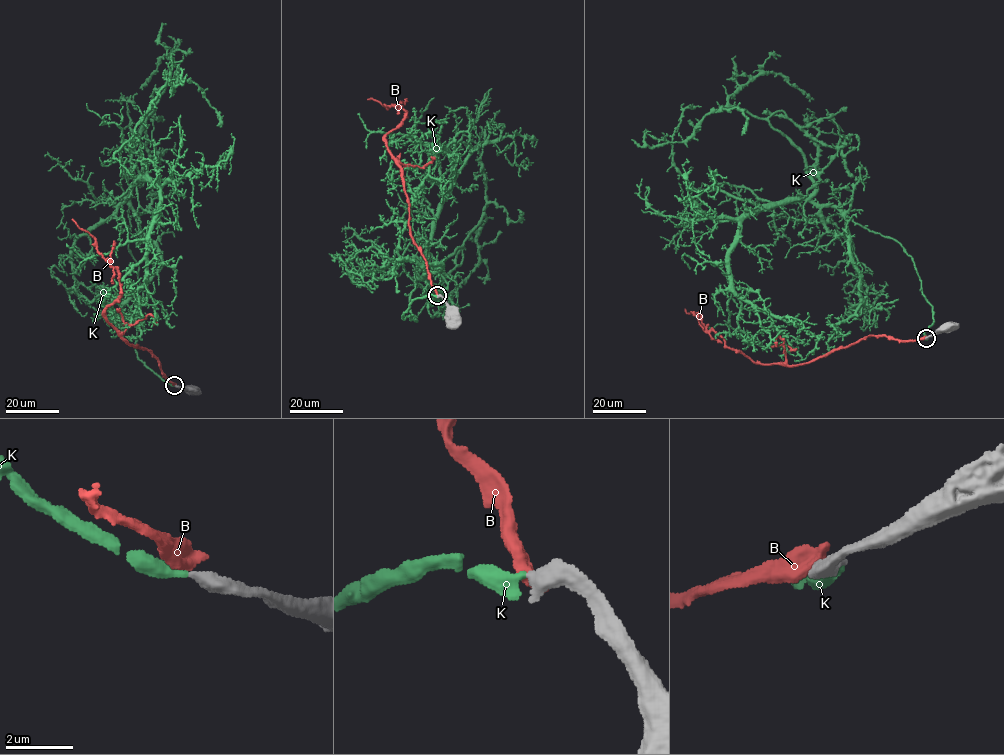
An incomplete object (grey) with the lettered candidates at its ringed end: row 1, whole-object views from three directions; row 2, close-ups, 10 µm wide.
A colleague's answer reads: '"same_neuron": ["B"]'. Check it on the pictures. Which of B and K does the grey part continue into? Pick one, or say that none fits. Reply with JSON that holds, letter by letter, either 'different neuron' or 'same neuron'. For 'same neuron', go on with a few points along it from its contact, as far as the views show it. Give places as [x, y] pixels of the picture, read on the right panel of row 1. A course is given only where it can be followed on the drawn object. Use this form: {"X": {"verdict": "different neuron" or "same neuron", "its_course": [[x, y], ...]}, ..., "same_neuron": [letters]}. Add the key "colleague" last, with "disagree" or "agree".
{"B": {"verdict": "different neuron"}, "K": {"verdict": "same neuron", "its_course": [[926, 338], [932, 306], [904, 248], [796, 199], [743, 219], [729, 260], [740, 296], [818, 339], [800, 360]]}, "same_neuron": ["K"], "colleague": "disagree"}

